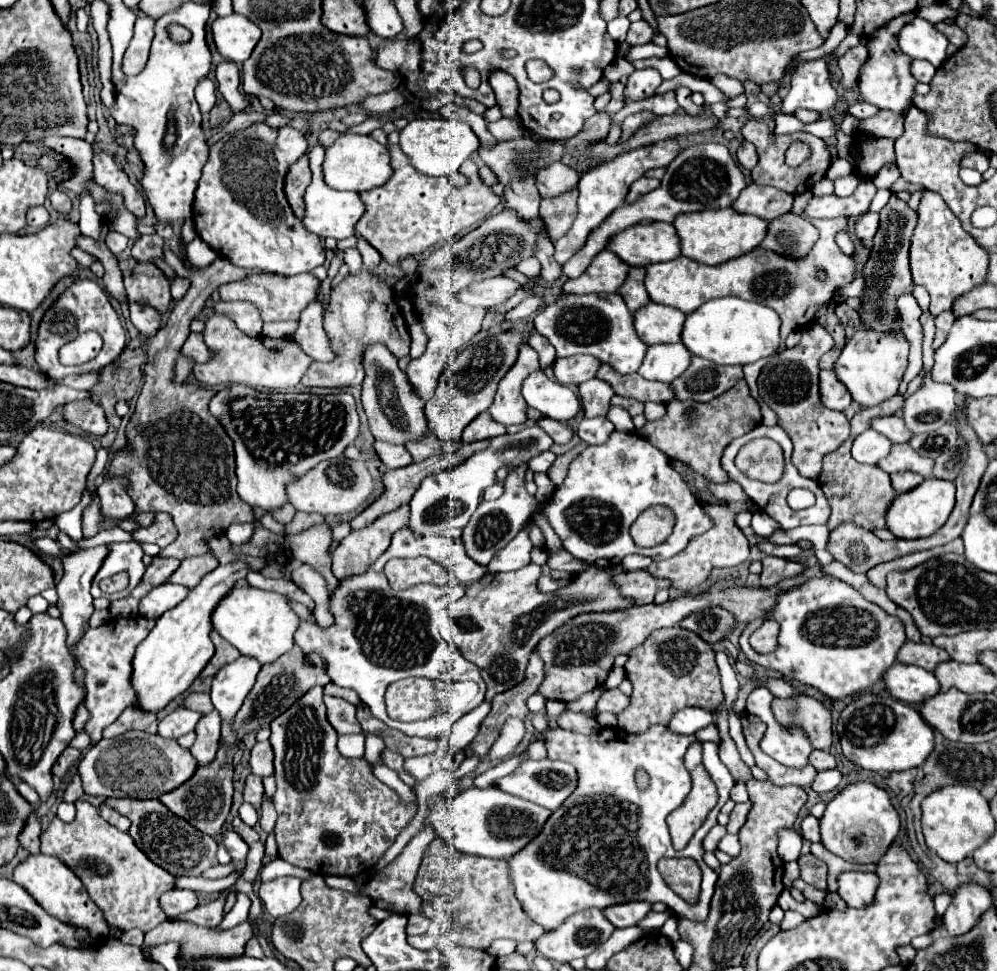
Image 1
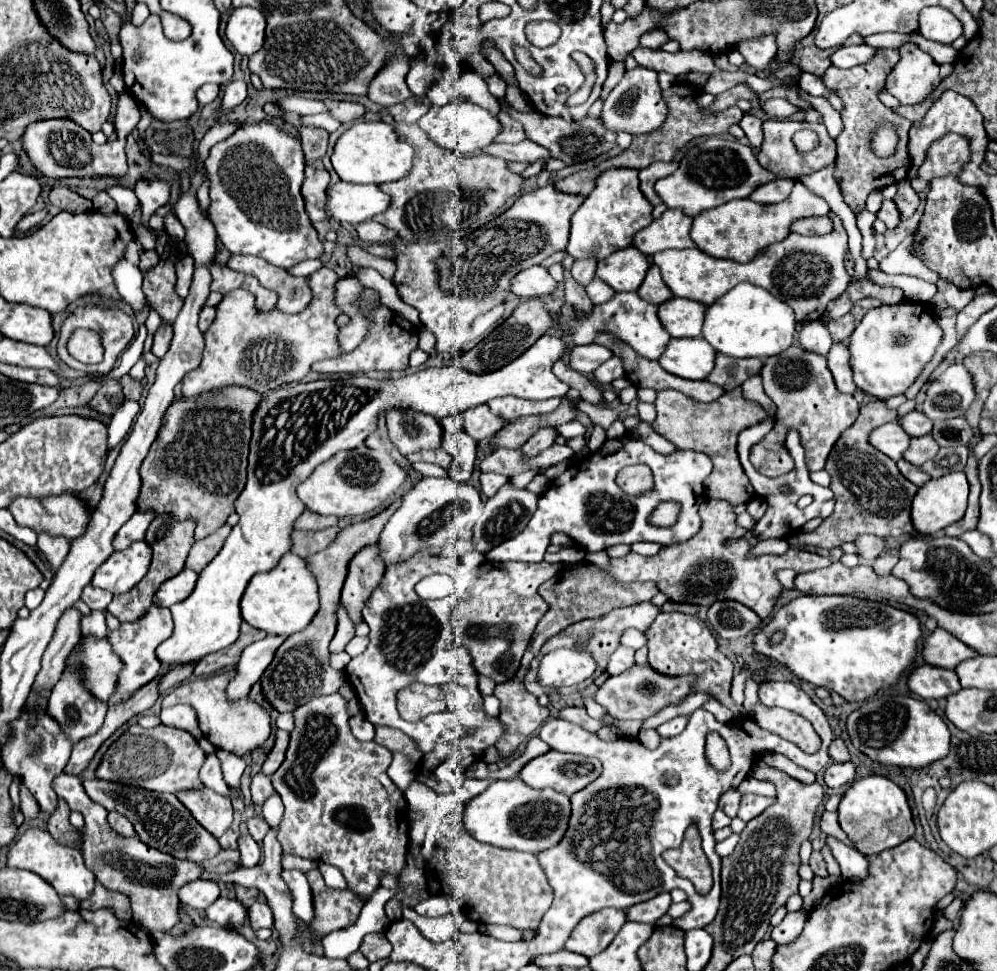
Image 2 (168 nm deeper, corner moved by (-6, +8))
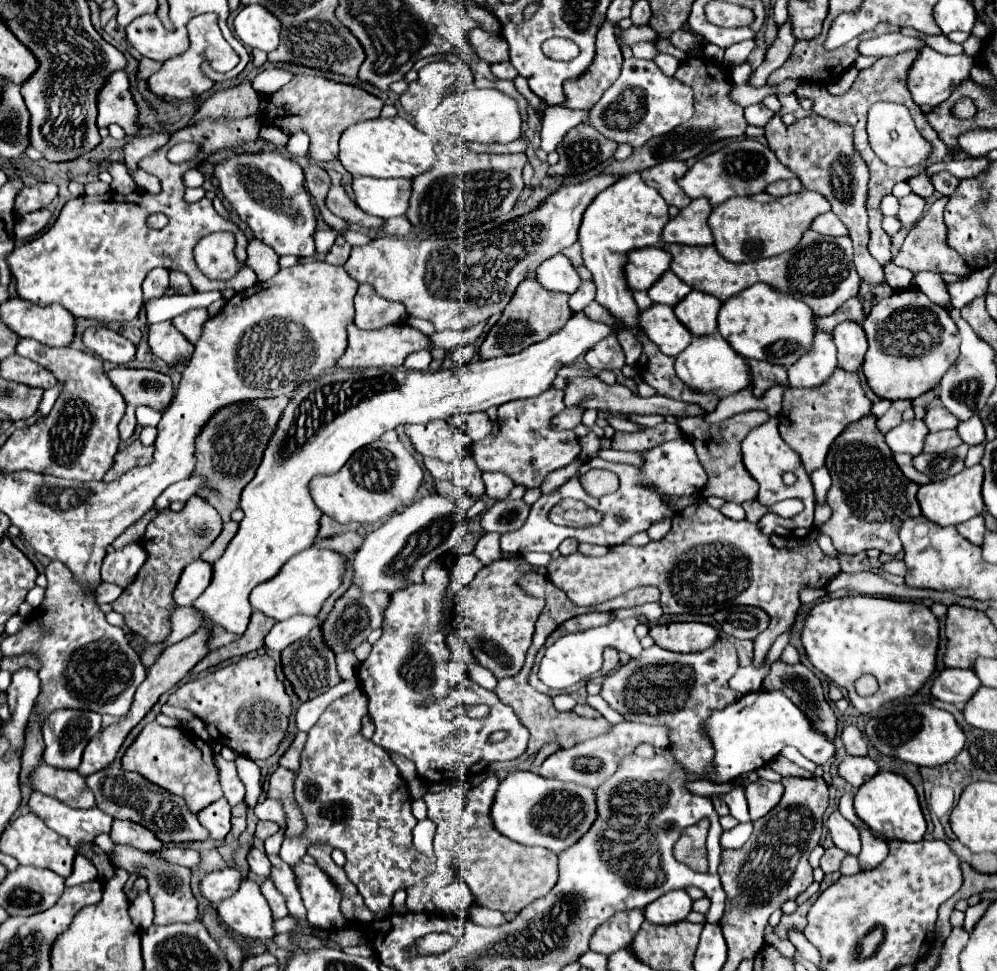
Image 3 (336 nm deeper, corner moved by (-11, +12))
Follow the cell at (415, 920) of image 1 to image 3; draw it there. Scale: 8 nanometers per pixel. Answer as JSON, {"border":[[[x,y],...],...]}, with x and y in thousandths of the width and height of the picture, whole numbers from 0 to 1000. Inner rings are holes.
{"border":[[[457,906],[455,910],[439,917],[433,925],[437,939],[453,939],[453,937],[469,937],[475,931],[475,923],[471,915],[463,908]]]}

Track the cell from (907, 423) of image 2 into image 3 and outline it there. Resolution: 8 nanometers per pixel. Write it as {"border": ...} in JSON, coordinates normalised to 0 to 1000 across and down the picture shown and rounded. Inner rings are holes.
{"border":[[[933,418],[929,422],[927,435],[933,441],[933,445],[941,445],[941,443],[949,443],[949,441],[959,441],[959,437],[963,437],[963,433],[959,428],[955,428],[947,418]]]}

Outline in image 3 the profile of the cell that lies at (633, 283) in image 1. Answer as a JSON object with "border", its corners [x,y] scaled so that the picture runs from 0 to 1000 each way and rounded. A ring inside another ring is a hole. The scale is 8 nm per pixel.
{"border":[[[668,280],[652,299],[650,305],[654,307],[654,311],[660,313],[670,313],[670,315],[678,315],[688,303],[692,303],[692,295],[688,290],[684,290],[676,280]]]}

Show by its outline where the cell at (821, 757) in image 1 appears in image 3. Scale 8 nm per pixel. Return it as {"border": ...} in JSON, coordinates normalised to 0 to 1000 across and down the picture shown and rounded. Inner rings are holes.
{"border":[[[849,748],[845,752],[845,764],[853,779],[869,779],[871,777],[871,760],[859,748]]]}

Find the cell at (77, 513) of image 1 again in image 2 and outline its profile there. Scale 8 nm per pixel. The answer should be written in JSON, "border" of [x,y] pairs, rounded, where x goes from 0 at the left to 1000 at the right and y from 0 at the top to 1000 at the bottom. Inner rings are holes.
{"border":[[[125,412],[123,418],[113,426],[109,435],[109,453],[107,453],[107,465],[113,463],[129,445],[135,428],[139,426],[139,416],[137,412]]]}

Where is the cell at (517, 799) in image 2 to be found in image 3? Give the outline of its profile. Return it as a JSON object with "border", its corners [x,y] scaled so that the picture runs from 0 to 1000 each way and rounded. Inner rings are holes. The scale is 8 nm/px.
{"border":[[[518,793],[502,805],[493,828],[493,844],[502,859],[526,871],[546,871],[554,877],[564,877],[594,853],[598,844],[598,818],[574,805],[550,803],[536,795]]]}

